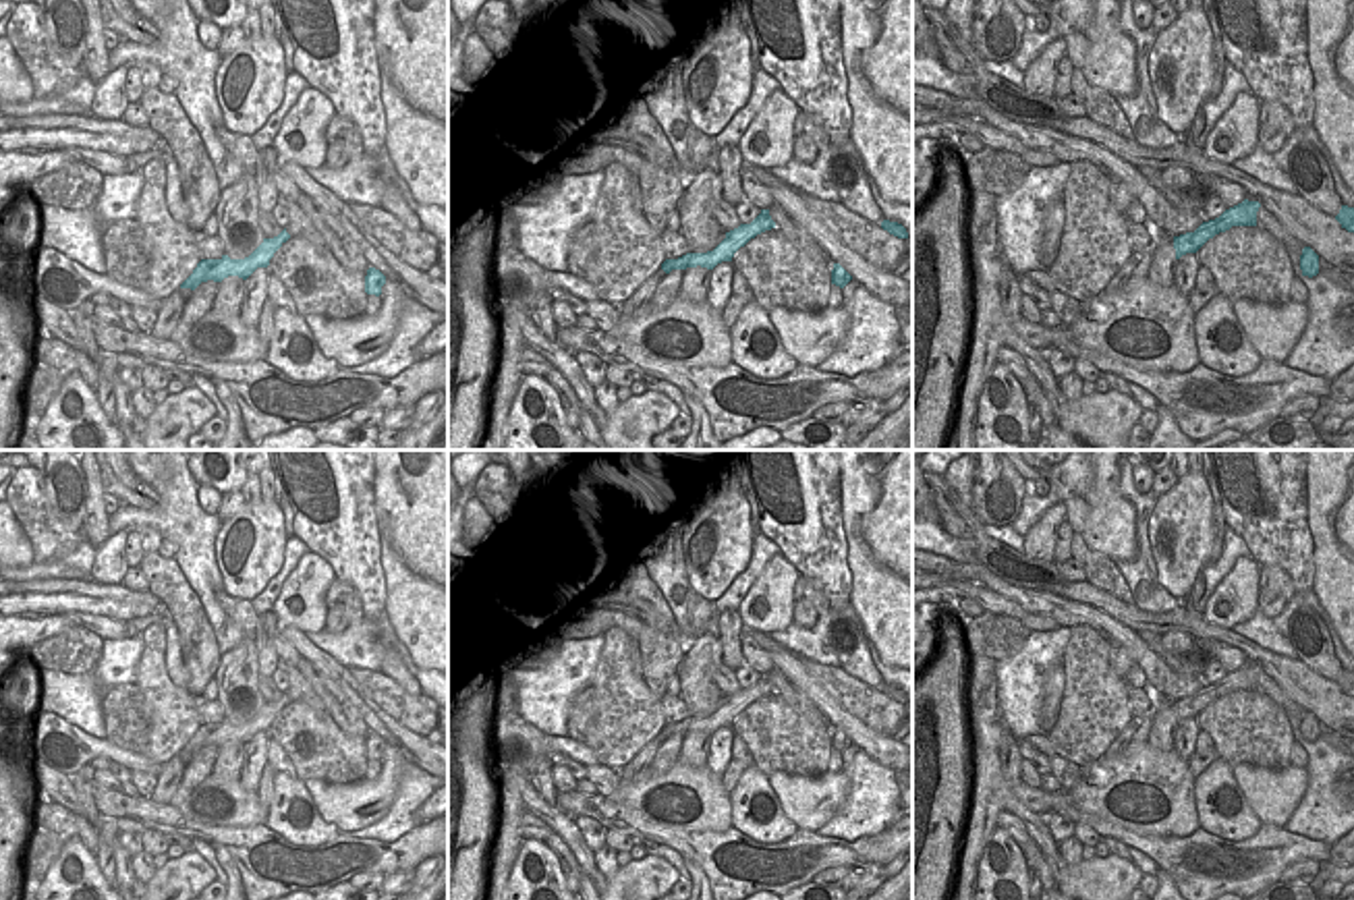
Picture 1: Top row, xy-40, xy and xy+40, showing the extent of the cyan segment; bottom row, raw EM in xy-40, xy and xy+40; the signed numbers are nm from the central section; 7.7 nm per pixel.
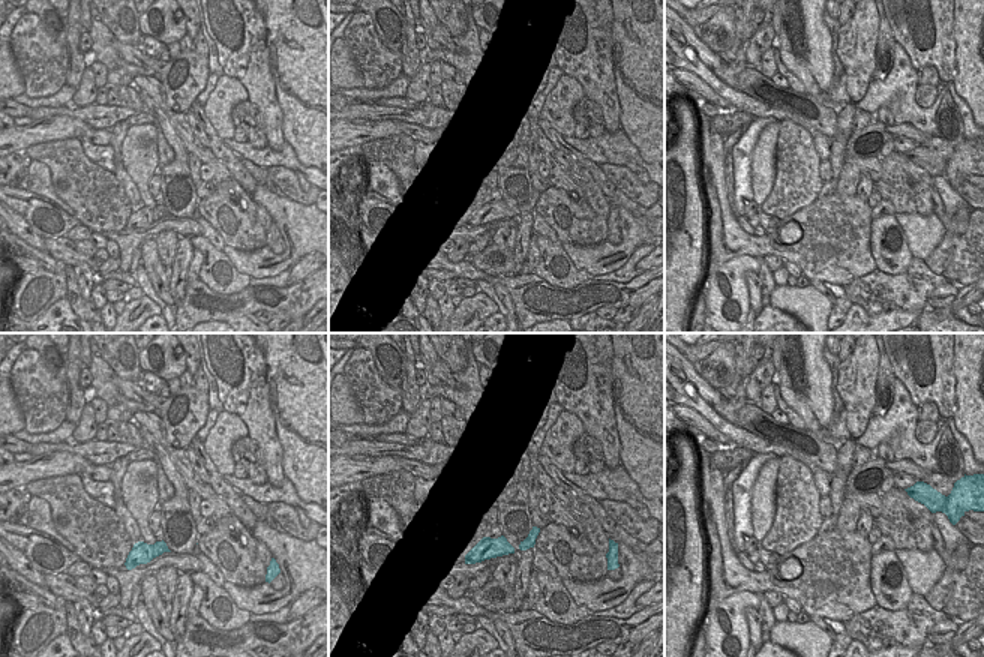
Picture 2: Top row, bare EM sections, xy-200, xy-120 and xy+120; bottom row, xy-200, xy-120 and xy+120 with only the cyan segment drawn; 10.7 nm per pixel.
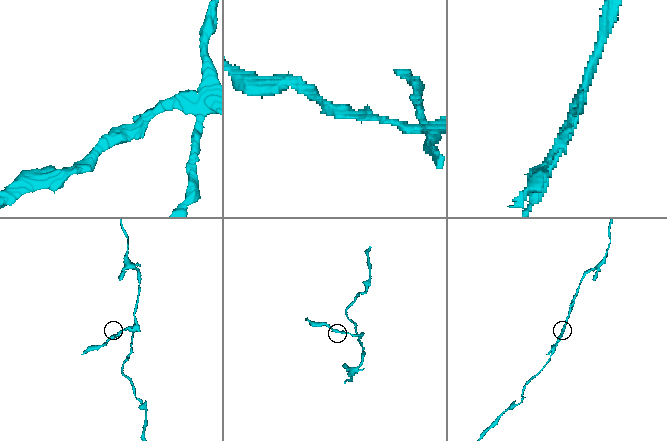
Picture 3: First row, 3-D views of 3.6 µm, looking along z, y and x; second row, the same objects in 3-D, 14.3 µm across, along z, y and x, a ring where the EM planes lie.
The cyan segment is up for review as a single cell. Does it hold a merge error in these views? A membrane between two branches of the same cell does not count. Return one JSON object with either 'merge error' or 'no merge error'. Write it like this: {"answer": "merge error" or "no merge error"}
{"answer": "merge error"}

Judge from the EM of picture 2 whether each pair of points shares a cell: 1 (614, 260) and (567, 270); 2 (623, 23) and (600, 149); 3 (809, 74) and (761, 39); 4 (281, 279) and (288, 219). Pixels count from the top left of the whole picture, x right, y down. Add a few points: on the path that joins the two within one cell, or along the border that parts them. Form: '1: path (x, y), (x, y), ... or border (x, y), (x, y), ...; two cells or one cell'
1: border (560, 243), (570, 261), (588, 273); two cells
2: border (620, 125), (620, 129), (641, 158); two cells
3: border (776, 35), (776, 41), (771, 45); two cells
4: border (291, 264), (276, 275), (251, 278); two cells

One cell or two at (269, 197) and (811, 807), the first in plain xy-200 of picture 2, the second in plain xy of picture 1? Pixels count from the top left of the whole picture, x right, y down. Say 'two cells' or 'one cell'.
one cell

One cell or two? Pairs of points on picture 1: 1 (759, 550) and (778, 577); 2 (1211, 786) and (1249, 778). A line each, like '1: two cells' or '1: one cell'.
1: two cells
2: two cells

